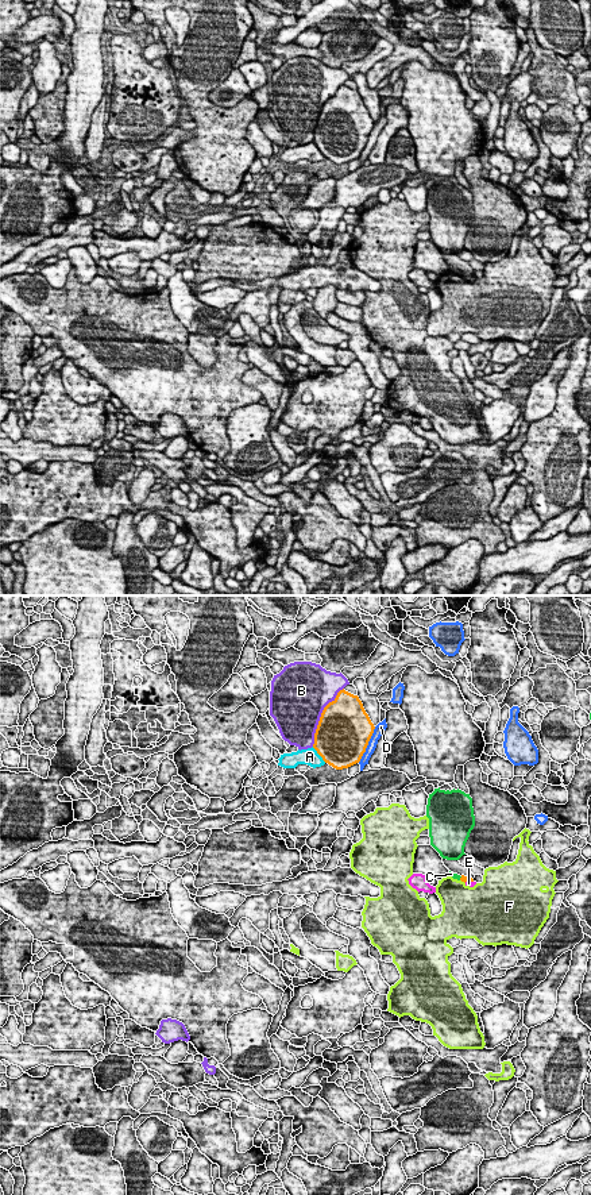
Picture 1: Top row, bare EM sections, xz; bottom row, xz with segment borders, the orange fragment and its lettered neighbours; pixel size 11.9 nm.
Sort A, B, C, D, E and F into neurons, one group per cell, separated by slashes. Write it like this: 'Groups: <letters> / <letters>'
Groups: A / B / C / D / E / F

